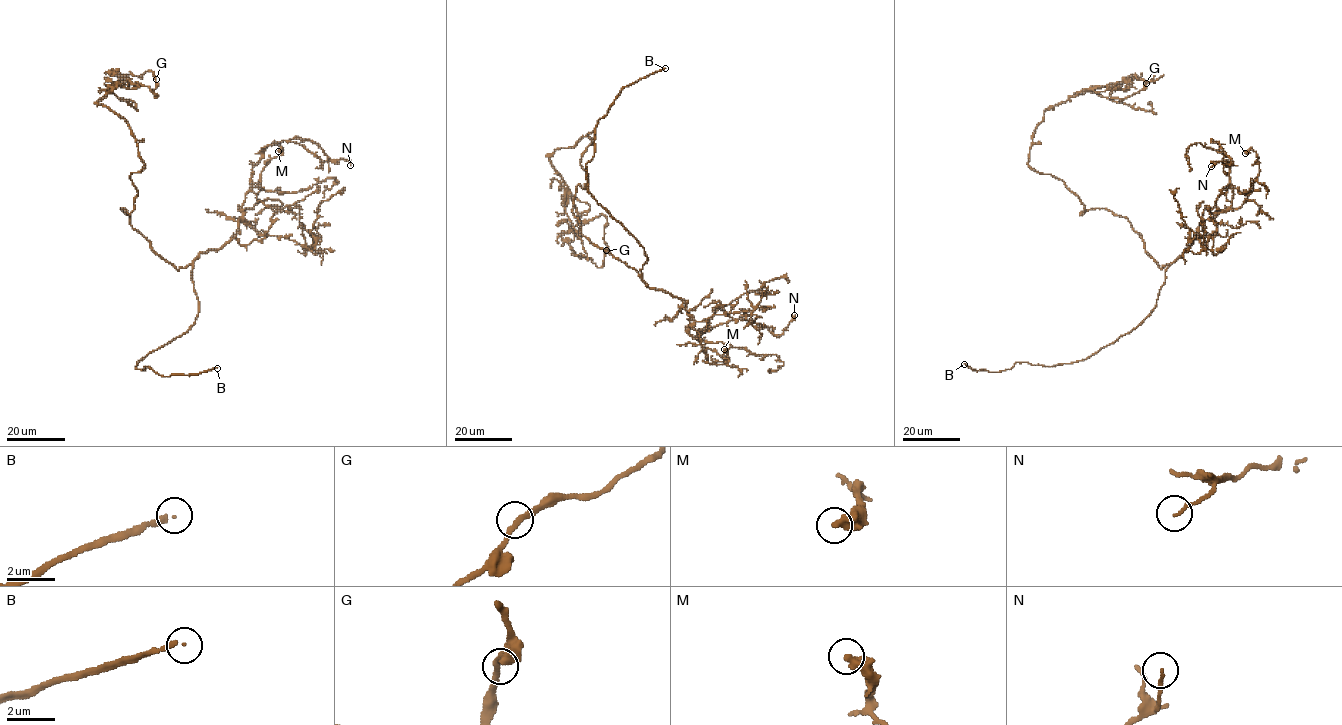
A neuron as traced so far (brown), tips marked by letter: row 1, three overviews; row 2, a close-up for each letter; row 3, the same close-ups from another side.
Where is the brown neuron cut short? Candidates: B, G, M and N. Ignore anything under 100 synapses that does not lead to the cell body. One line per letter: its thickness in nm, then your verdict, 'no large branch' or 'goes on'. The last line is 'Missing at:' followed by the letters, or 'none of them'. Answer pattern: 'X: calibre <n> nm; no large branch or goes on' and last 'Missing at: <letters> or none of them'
B: calibre 220 nm; goes on
G: calibre 220 nm; no large branch
M: calibre 260 nm; no large branch
N: calibre 110 nm; no large branch
Missing at: B

